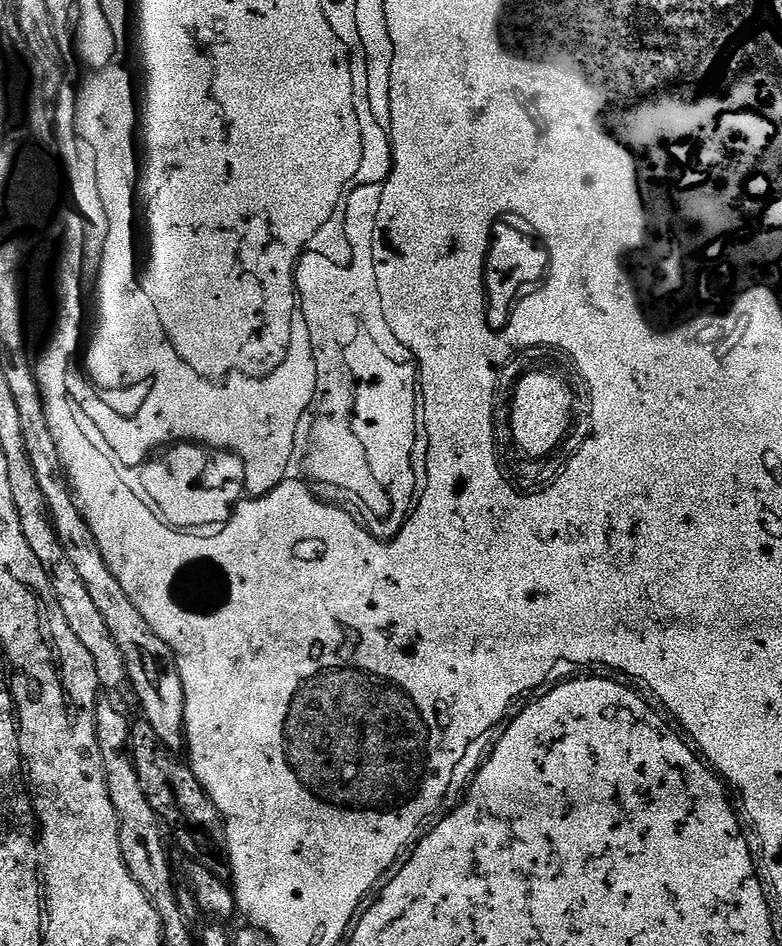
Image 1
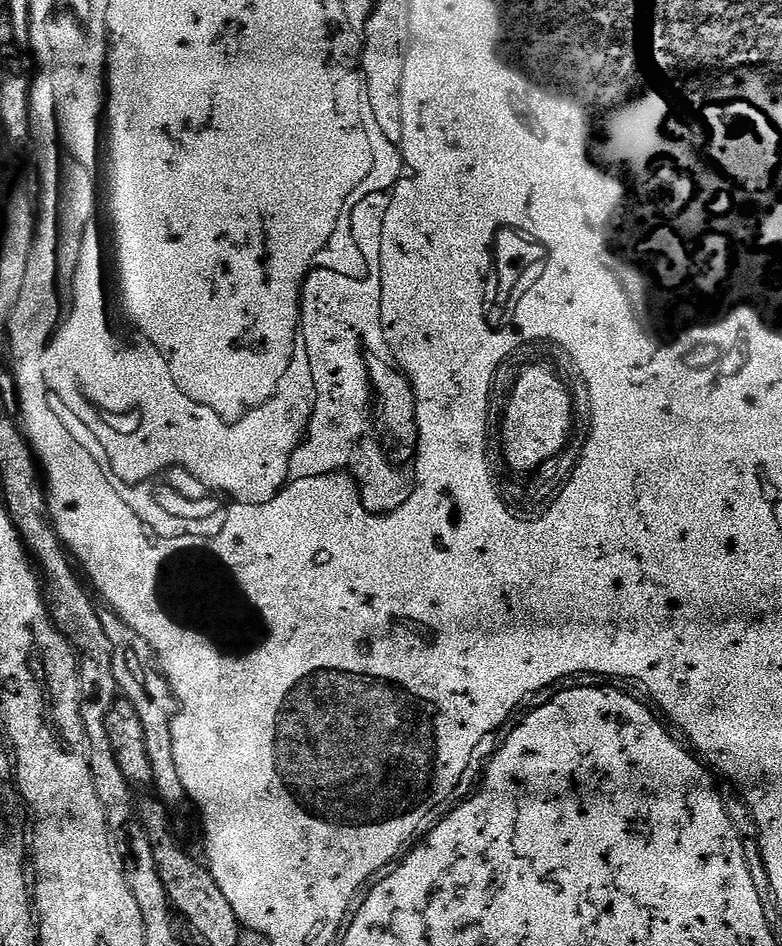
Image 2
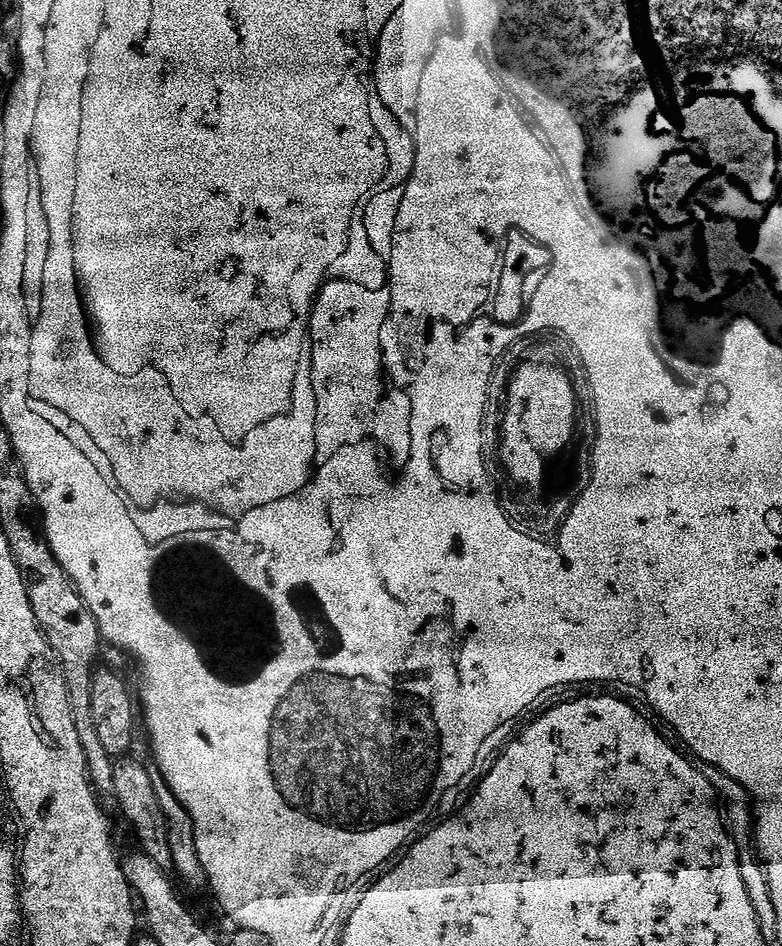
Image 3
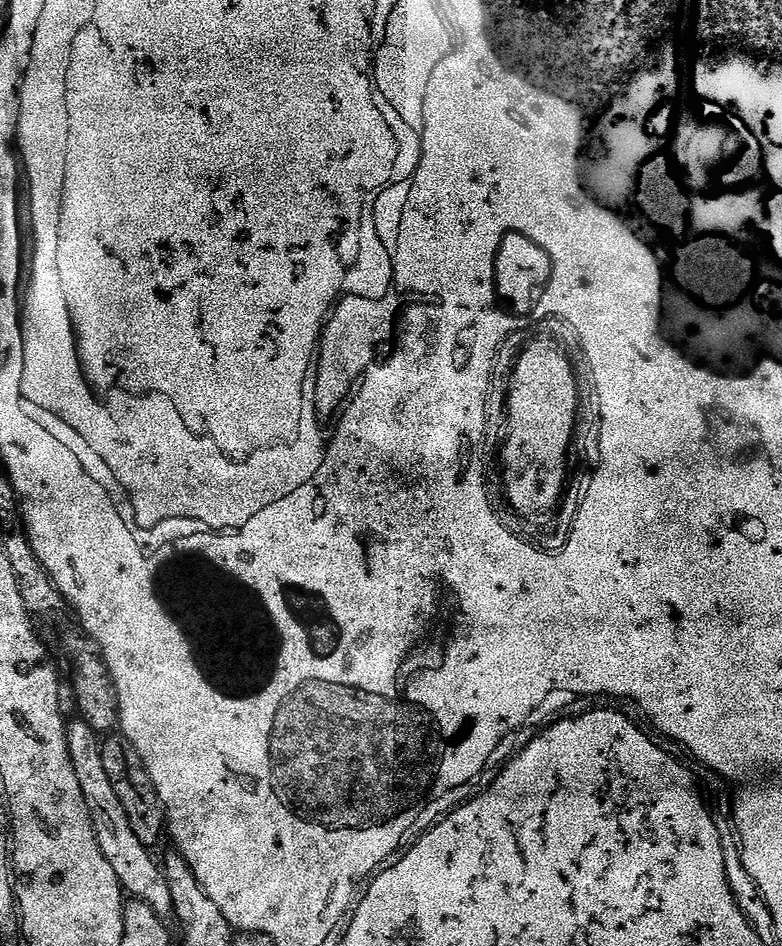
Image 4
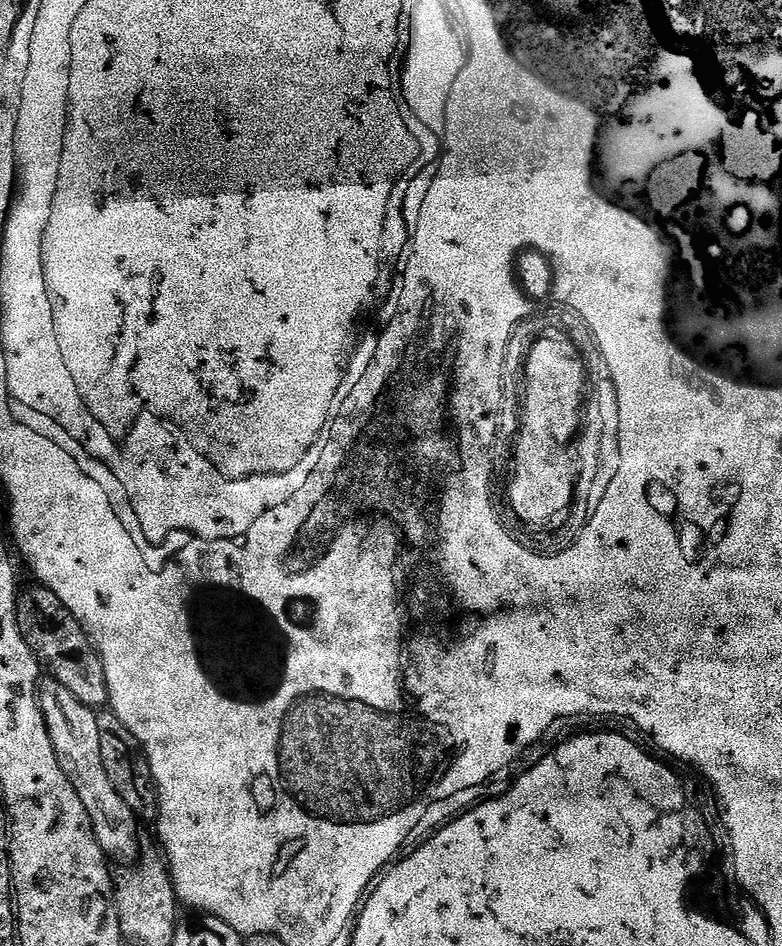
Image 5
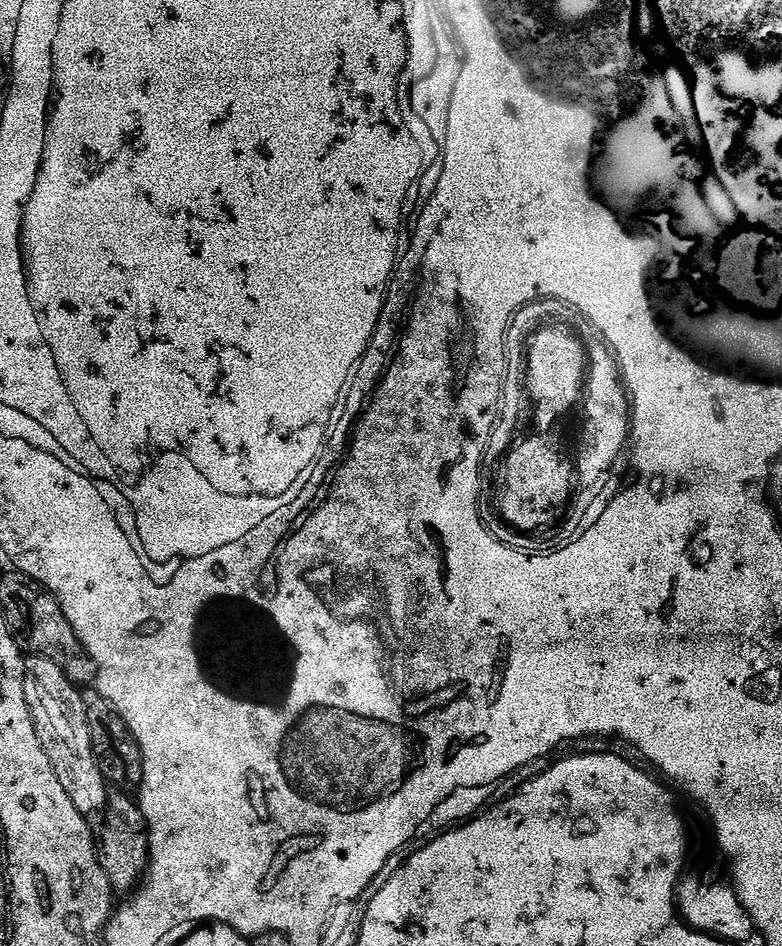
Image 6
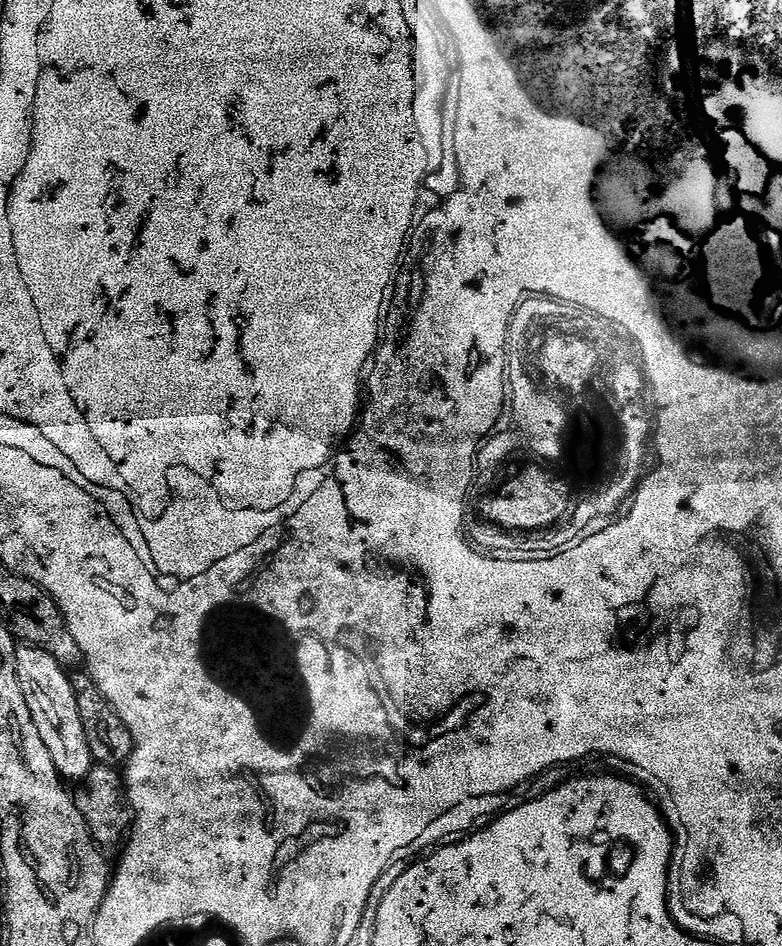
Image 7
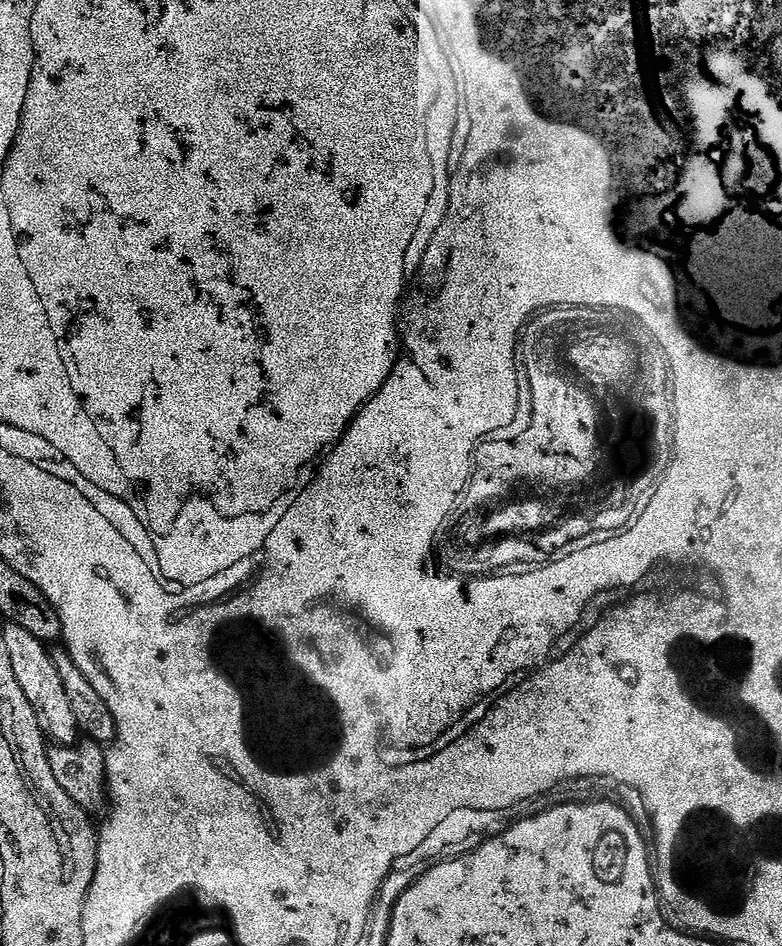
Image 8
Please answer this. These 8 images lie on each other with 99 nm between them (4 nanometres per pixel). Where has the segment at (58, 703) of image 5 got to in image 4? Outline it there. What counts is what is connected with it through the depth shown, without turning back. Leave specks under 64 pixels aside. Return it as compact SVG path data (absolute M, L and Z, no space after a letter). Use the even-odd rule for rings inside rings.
M76 718L76 721L68 724L68 749L70 760L74 762L74 774L78 774L78 786L82 786L86 806L92 812L98 846L102 846L106 862L110 862L114 874L118 874L121 888L131 899L149 904L159 916L171 917L174 909L163 867L152 857L153 849L138 842L138 837L130 826L130 818L126 818L126 810L118 799L114 786L110 786L110 774L106 774L106 765L102 762L101 737L89 726L87 720Z

